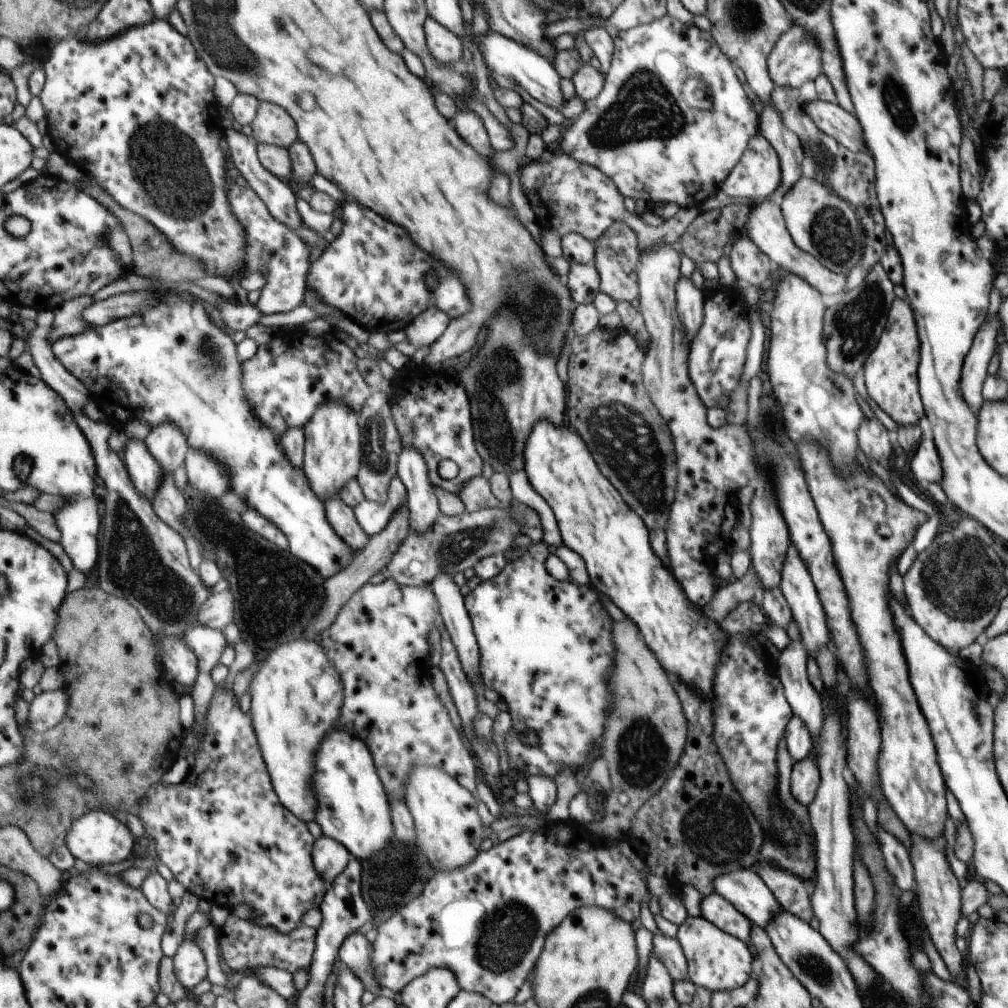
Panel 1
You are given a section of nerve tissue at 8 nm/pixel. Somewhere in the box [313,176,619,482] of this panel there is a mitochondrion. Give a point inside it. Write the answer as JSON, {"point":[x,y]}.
{"point":[490,375]}

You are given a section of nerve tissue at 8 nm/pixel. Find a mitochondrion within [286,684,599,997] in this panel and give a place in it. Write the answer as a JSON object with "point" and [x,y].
{"point":[503,950]}

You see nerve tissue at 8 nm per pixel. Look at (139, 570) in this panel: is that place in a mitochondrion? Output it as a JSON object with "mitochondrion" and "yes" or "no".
{"mitochondrion":"yes"}

